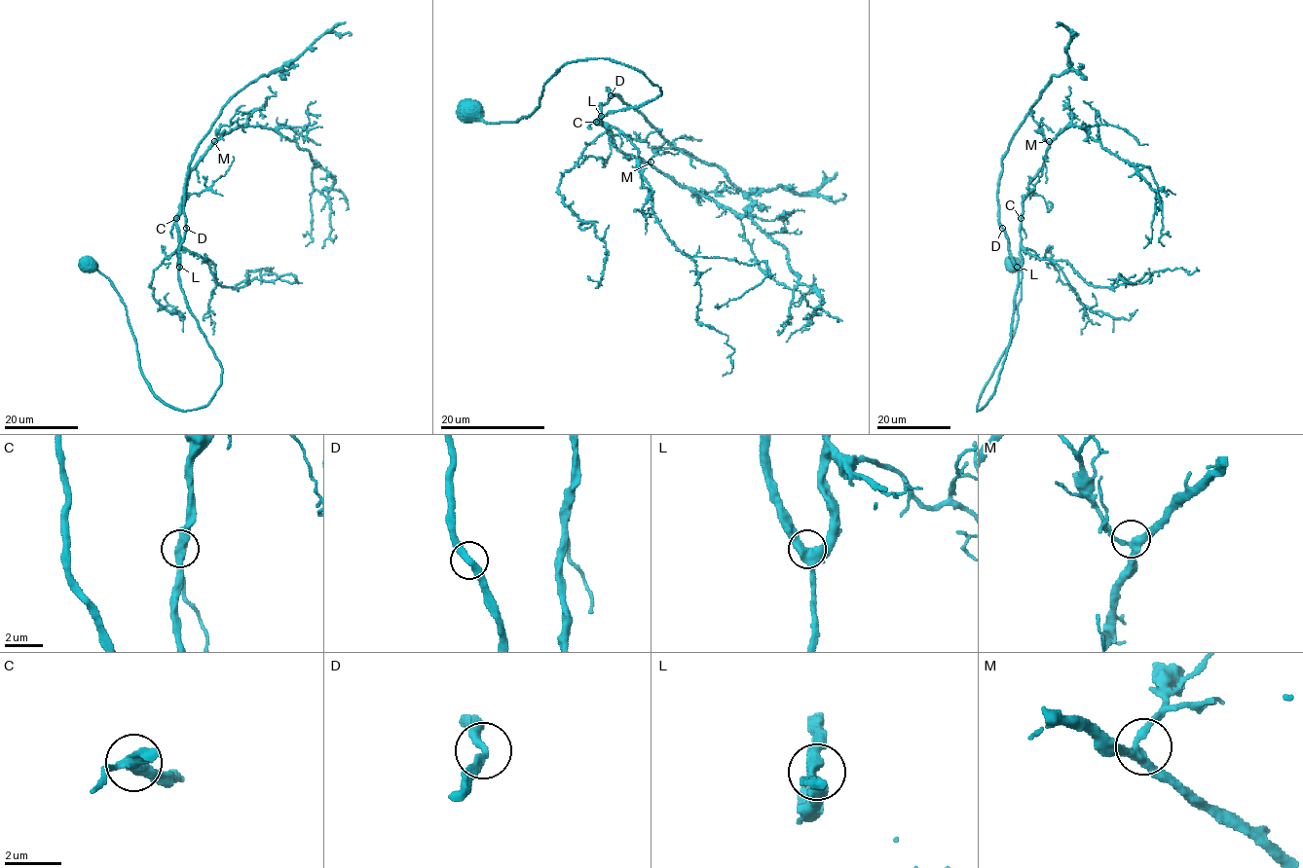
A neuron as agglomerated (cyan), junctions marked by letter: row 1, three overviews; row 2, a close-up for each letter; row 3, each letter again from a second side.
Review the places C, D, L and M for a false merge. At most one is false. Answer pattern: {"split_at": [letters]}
{"split_at": []}

